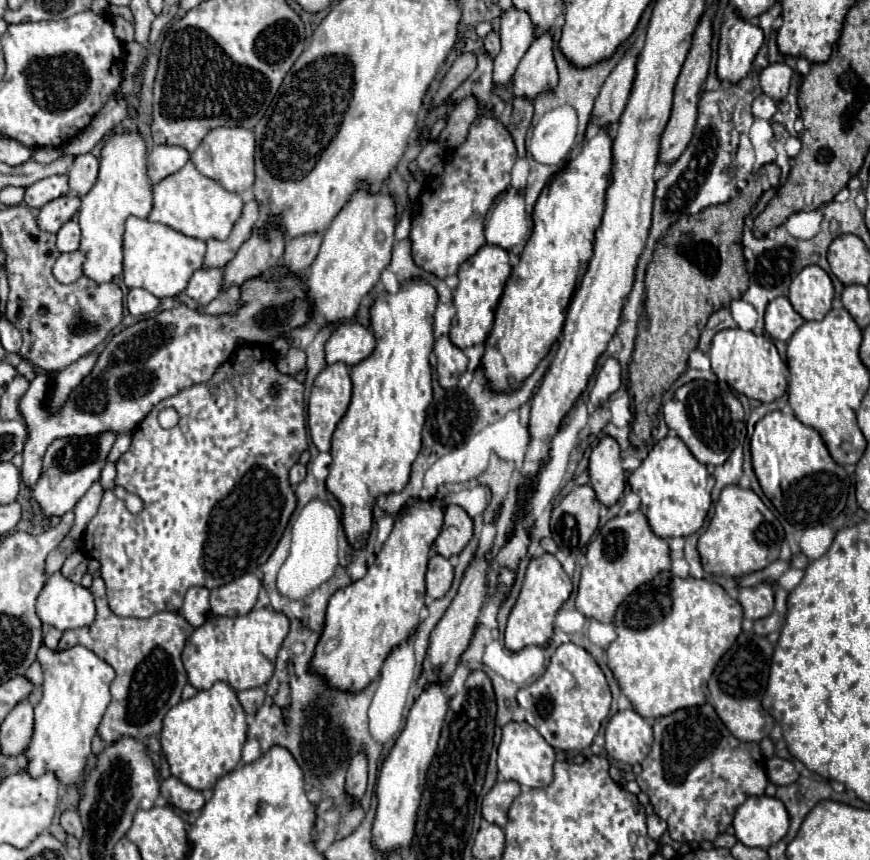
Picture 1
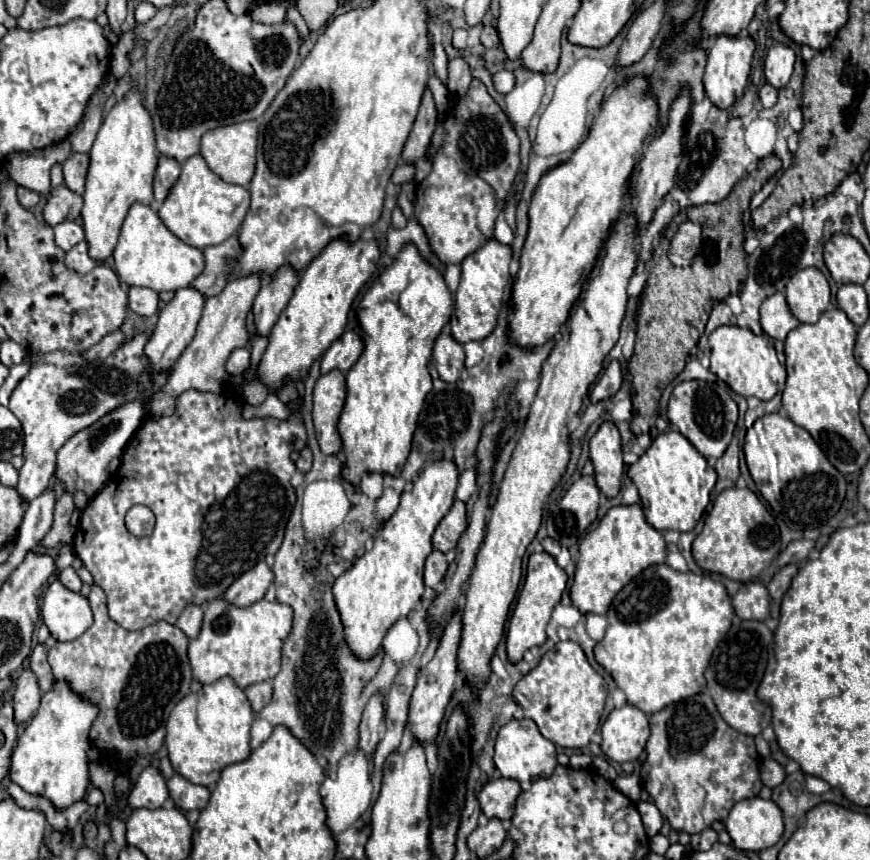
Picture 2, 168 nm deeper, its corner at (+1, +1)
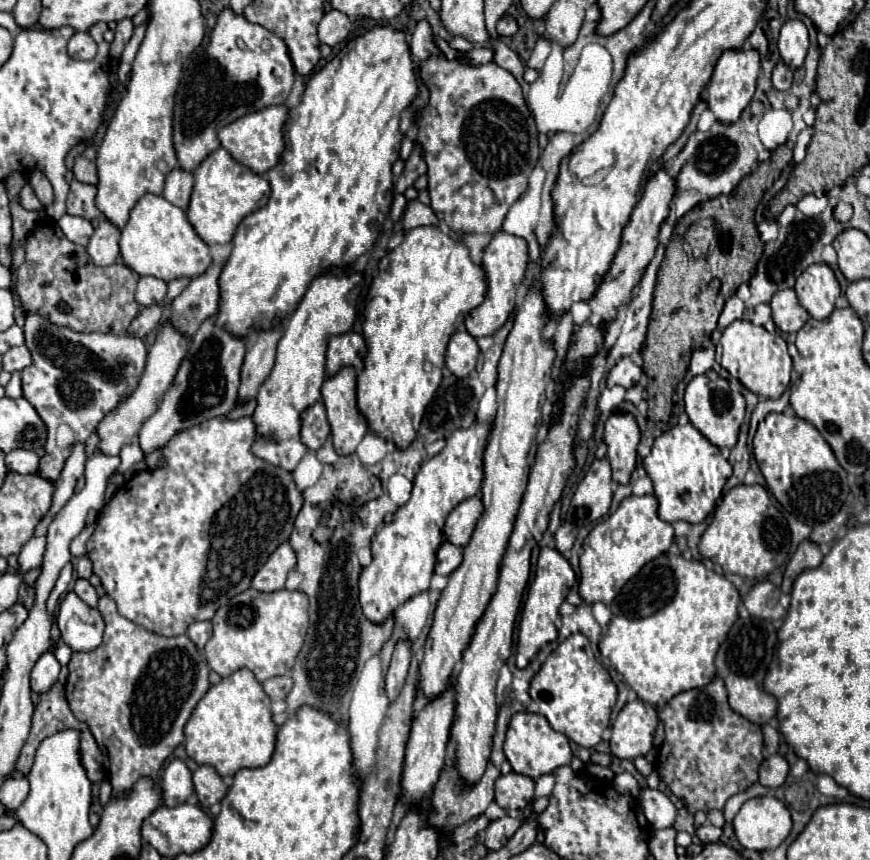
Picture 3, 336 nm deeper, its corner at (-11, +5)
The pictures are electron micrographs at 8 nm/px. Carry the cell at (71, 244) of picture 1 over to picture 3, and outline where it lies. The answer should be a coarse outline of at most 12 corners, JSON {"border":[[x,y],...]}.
{"border":[[63,215],[57,225],[77,245],[87,245],[93,225],[75,215]]}

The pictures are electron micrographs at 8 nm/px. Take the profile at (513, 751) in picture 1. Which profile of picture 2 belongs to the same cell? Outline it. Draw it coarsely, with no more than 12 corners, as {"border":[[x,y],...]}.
{"border":[[511,719],[495,765],[519,783],[549,777],[555,745],[531,719]]}

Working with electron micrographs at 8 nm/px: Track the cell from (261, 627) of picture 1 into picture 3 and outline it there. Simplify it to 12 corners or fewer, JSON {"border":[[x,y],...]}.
{"border":[[253,587],[213,617],[205,659],[221,677],[287,675],[307,595]]}

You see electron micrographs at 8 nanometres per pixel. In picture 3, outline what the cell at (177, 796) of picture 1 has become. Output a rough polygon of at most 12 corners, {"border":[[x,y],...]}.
{"border":[[211,765],[193,773],[203,807],[221,803],[229,789]]}

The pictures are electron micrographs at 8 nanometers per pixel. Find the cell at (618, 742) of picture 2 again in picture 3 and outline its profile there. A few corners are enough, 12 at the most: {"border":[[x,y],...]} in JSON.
{"border":[[627,703],[613,721],[611,753],[647,755],[657,727],[655,707]]}

